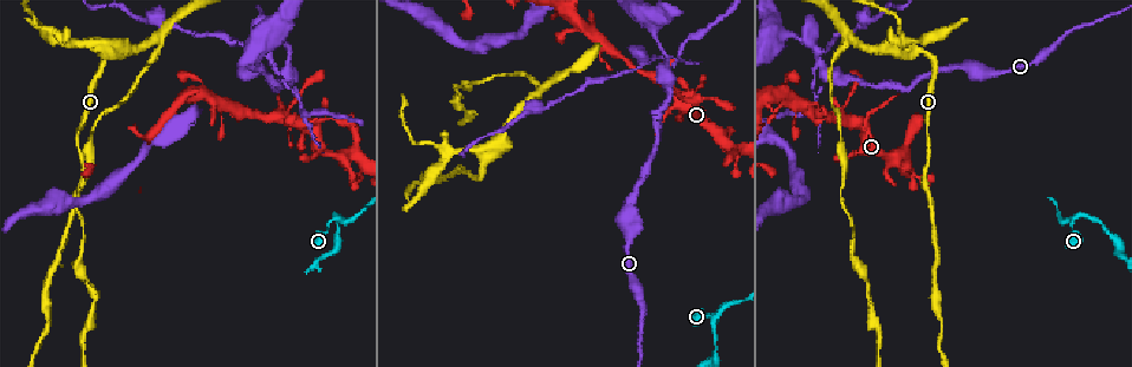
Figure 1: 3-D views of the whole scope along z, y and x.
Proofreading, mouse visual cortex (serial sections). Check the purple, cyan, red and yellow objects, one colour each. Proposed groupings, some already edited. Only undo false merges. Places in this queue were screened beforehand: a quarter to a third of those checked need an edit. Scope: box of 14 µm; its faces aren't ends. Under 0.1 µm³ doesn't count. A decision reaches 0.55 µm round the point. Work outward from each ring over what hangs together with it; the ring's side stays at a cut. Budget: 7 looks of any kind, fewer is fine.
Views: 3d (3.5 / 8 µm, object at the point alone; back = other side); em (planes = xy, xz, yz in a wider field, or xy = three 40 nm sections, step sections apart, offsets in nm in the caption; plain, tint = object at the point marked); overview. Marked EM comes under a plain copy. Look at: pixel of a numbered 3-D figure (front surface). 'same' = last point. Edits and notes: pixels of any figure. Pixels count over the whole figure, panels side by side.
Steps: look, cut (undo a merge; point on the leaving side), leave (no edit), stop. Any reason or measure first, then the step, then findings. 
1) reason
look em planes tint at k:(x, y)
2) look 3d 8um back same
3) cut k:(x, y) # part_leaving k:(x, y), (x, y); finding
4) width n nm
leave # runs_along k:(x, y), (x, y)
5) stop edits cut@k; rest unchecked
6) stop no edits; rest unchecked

sharp bend
look 3d 8um at 1:(1082, 215)

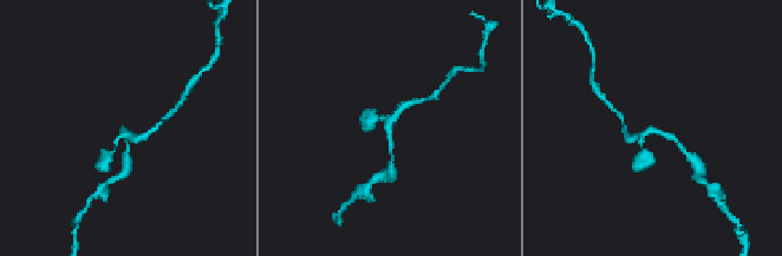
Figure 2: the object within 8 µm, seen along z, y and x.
look 3d 3.5um at 2:(389, 126)

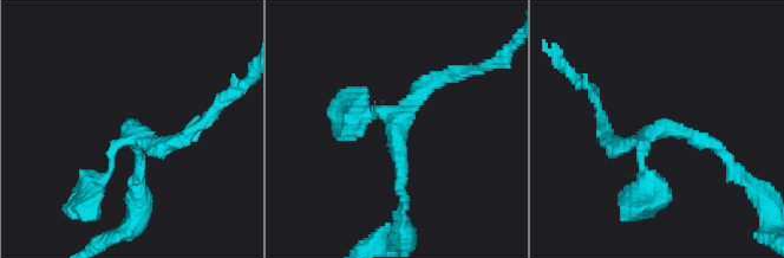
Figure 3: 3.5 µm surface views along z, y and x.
need the tissue
look em xy step 2 tint at 3:(132, 131)

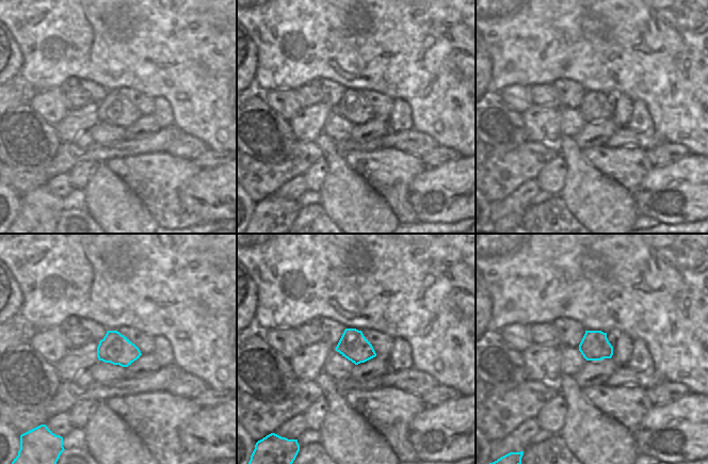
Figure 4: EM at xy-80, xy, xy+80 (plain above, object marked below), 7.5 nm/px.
leave # runs_along 3:(359, 115), (396, 121), (403, 200); all the same cell

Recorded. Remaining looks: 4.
side arm on a straight run
look 3d 8um back at 1:(298, 95)

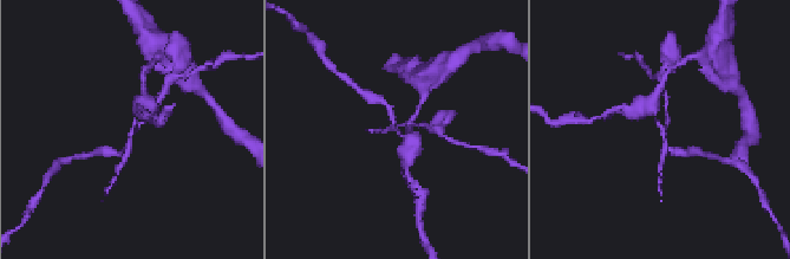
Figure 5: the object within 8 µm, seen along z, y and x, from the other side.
now the EM
look em xy step 1 tint at 5:(399, 130)

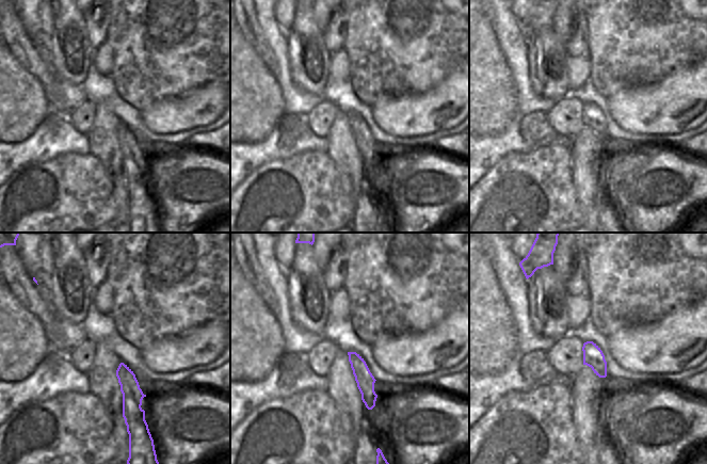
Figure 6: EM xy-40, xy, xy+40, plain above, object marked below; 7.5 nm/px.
arm_widths 150, 200, 400 nm
cut 5:(132, 130) # two cells meet here

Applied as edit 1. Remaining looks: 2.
three arms meet
look 3d 8um at 1:(536, 95)

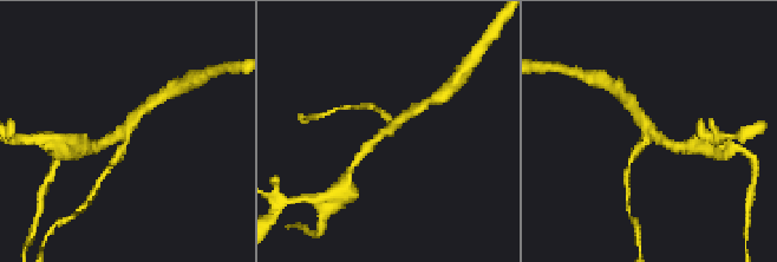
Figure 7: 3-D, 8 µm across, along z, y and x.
closer look
look 3d 3.5um at 7:(655, 136)

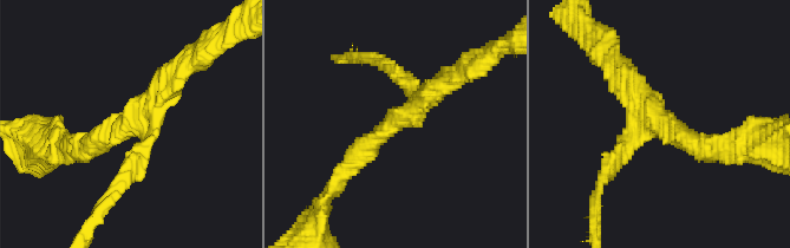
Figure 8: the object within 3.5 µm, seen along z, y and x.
arm_widths 200, 300, 300 nm
leave # continuous, no second cell

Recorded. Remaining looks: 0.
stop edits cut@5; rest unchecked

